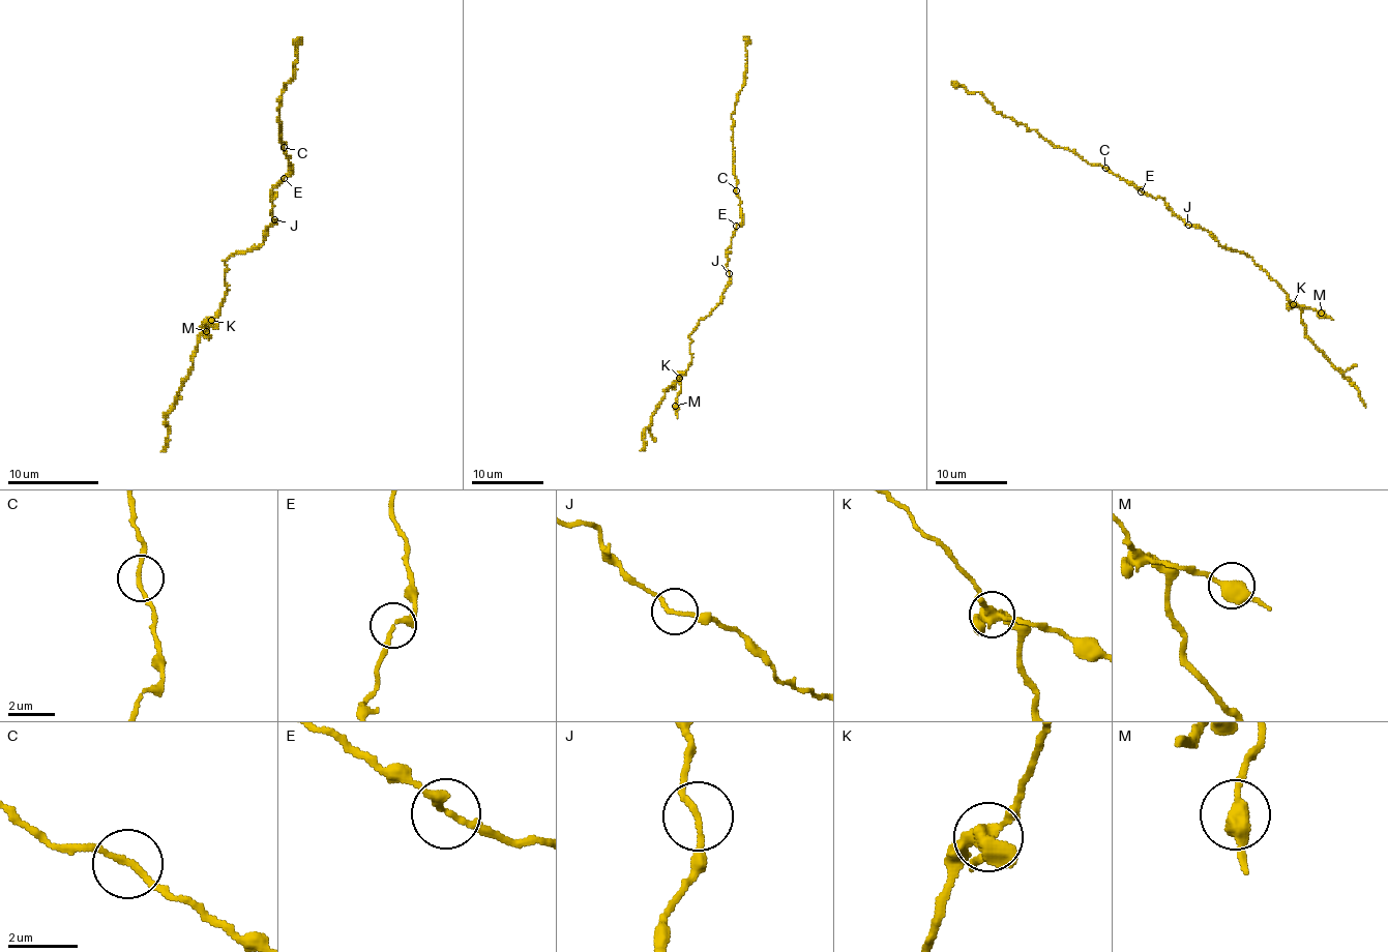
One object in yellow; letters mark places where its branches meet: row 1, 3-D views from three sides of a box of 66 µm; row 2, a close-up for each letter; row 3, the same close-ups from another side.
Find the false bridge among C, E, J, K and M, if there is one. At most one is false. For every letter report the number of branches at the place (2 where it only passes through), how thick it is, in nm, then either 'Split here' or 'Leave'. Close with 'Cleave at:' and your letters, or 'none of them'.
C: Branches: 2. Thickness 170 nm. Leave
E: Branches: 2. Thickness 200 nm. Leave
J: Branches: 2. Thickness 170 nm. Leave
K: Branches: 3. Thickness 420 nm. Split here
M: Branches: 2. Thickness 480 nm. Leave
Cleave at: K

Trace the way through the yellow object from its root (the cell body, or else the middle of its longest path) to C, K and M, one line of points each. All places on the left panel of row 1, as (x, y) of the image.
C: (274, 219), (270, 214), (272, 189), (291, 172), (284, 147)
K: (274, 219), (265, 231), (261, 246), (238, 251), (225, 260), (227, 292), (220, 310), (211, 320)
M: (274, 219), (265, 231), (261, 246), (238, 251), (225, 260), (225, 301), (206, 331)

